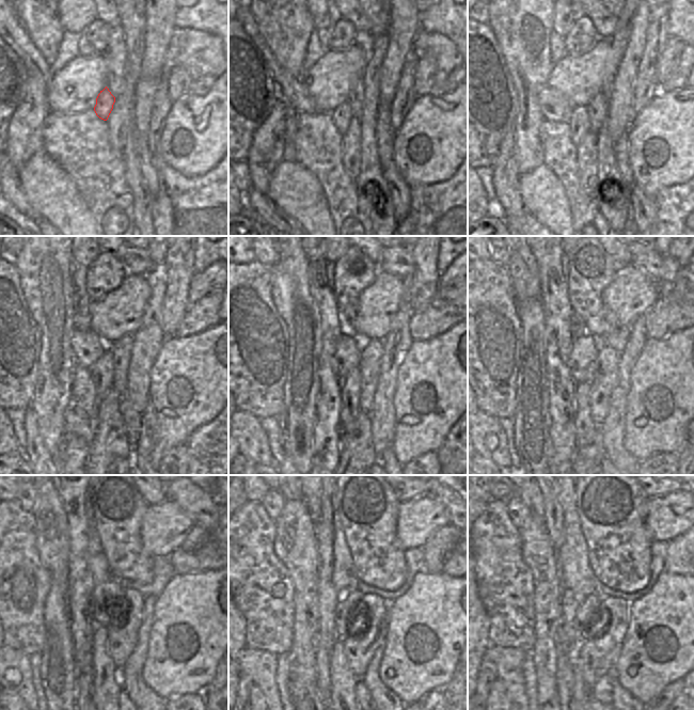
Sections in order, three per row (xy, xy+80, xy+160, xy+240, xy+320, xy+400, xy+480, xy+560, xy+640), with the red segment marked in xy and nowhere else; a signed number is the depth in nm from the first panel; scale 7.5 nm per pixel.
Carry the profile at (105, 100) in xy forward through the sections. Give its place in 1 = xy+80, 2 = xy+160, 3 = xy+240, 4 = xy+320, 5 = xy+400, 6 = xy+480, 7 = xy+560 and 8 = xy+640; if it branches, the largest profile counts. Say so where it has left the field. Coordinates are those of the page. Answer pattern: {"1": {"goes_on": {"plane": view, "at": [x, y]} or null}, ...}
{"1": {"goes_on": {"plane": "xy+80", "at": [342, 115]}}, "2": {"goes_on": {"plane": "xy+160", "at": [580, 124]}}, "3": {"goes_on": {"plane": "xy+240", "at": [101, 372]}}, "4": {"goes_on": {"plane": "xy+320", "at": [350, 387]}}, "5": {"goes_on": {"plane": "xy+400", "at": [586, 431]}}, "6": {"goes_on": {"plane": "xy+480", "at": [105, 675]}}, "7": {"goes_on": {"plane": "xy+560", "at": [343, 681]}}, "8": {"goes_on": {"plane": "xy+640", "at": [581, 692]}}}

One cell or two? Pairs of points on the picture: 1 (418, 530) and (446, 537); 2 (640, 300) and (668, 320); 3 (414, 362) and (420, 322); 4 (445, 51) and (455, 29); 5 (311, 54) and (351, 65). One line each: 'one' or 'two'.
1: two
2: two
3: two
4: two
5: two

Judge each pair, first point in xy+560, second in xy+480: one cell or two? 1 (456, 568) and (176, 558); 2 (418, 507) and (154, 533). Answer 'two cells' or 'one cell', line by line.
1: one cell
2: one cell

